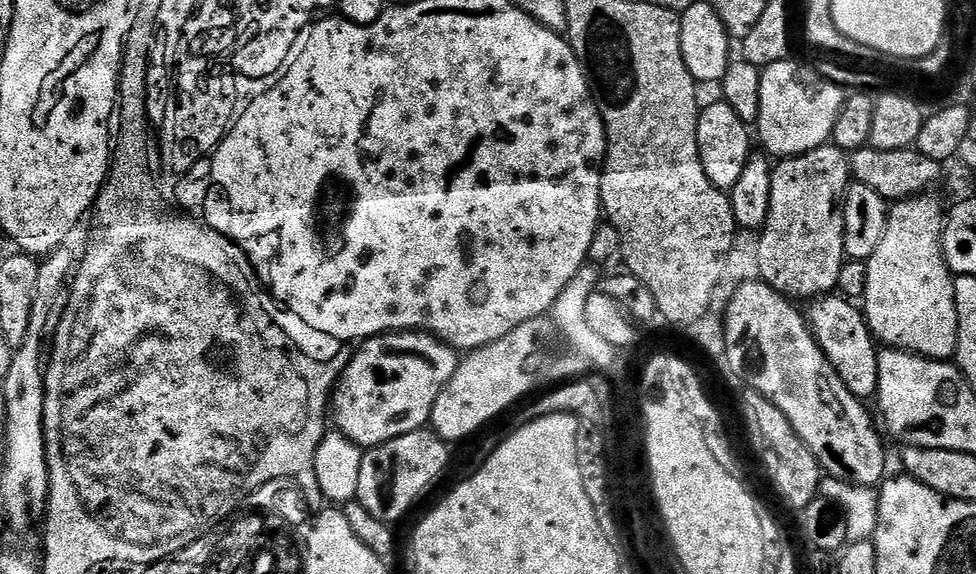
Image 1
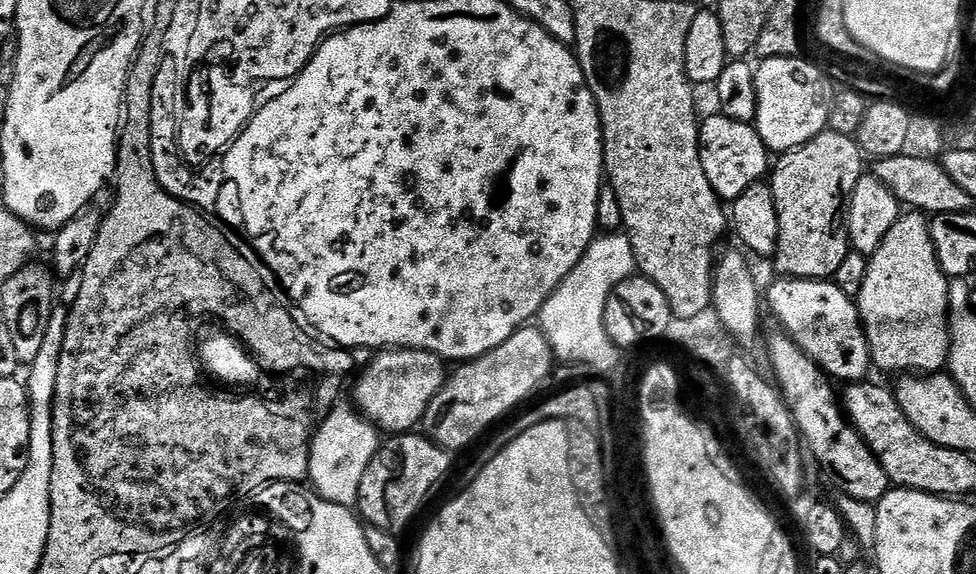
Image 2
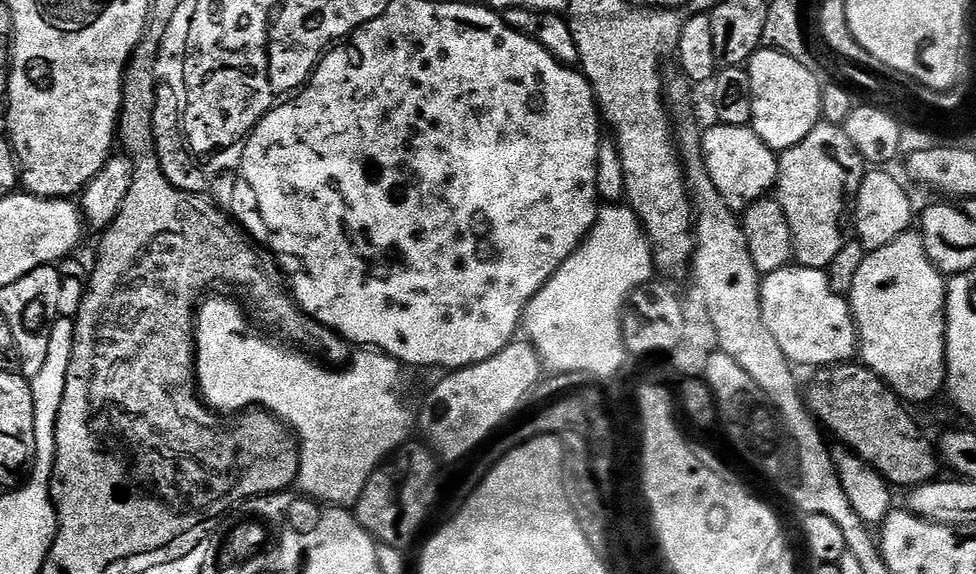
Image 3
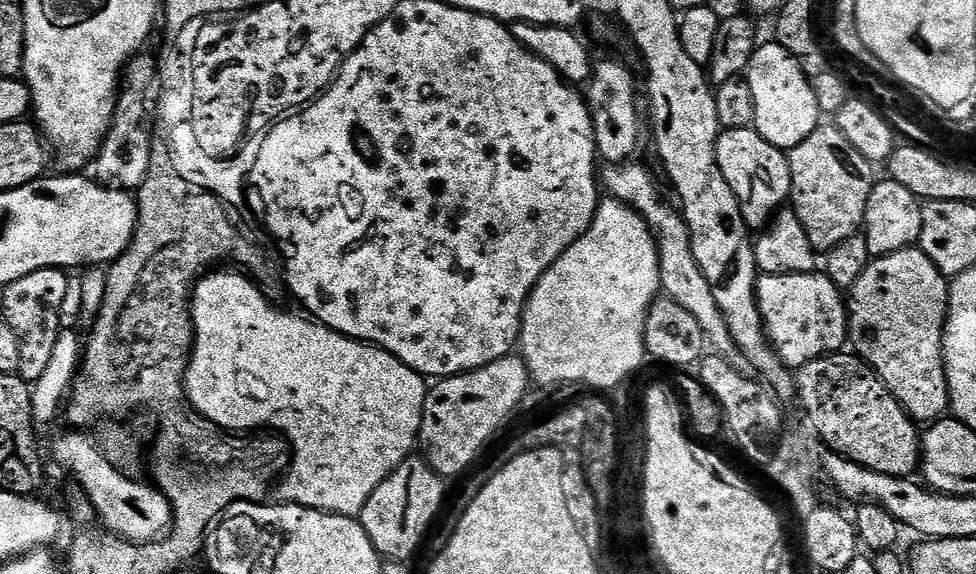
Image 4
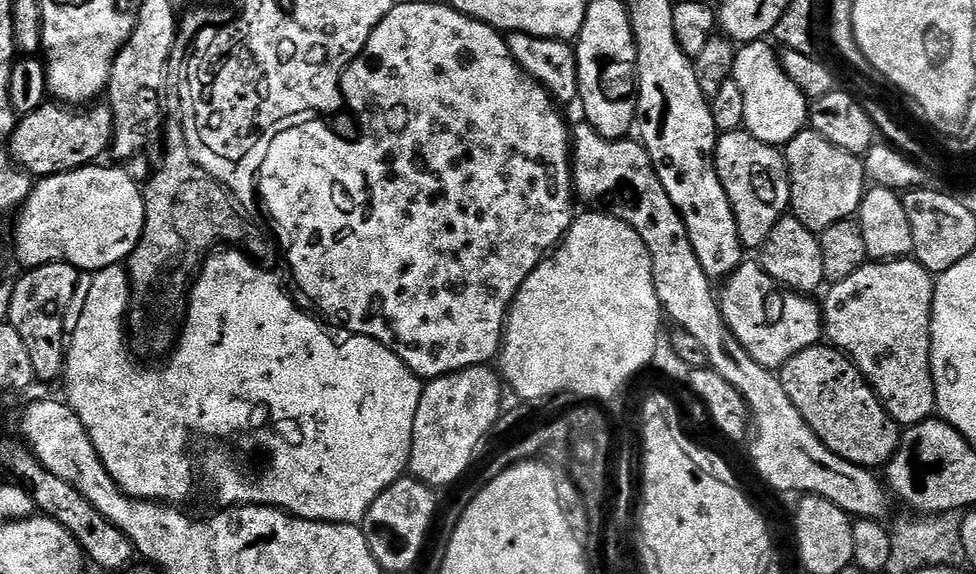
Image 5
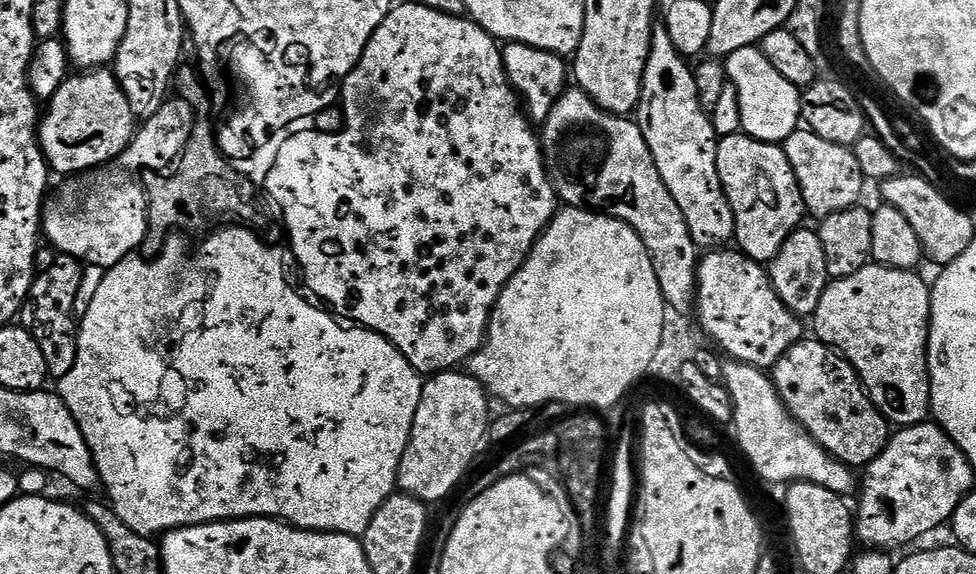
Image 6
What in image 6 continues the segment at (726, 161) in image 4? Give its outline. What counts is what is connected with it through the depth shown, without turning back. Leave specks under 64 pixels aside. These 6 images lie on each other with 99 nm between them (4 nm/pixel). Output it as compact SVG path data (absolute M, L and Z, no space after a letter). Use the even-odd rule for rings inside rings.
M743 134L726 136L716 145L716 165L734 214L735 247L754 262L771 264L782 250L782 242L806 220L804 199L783 147Z

